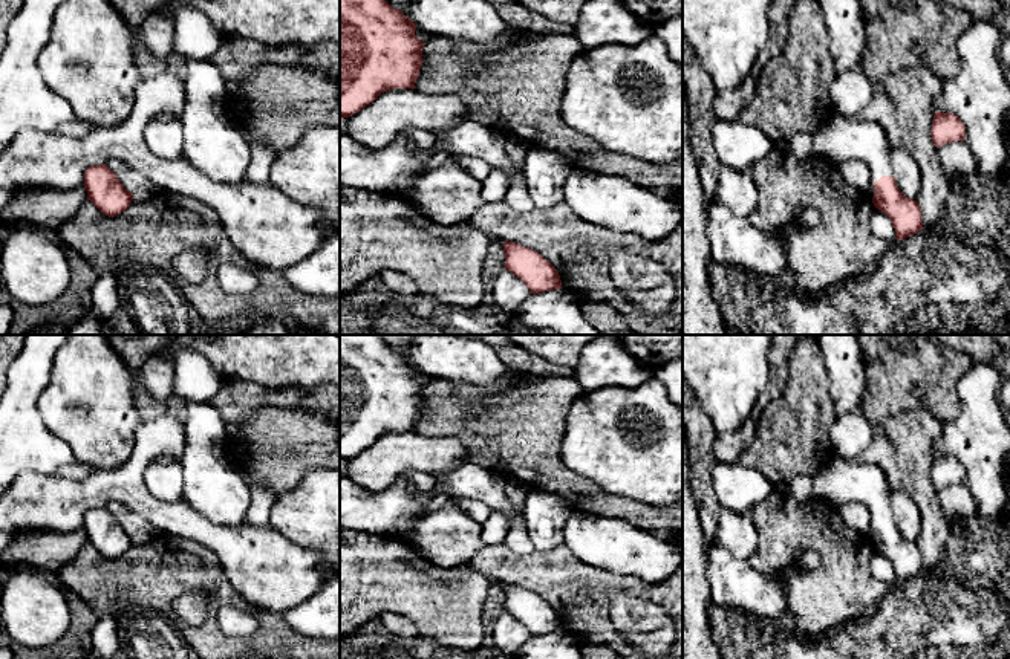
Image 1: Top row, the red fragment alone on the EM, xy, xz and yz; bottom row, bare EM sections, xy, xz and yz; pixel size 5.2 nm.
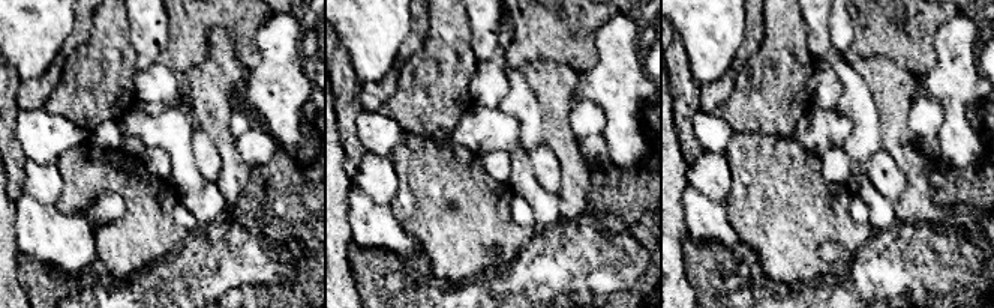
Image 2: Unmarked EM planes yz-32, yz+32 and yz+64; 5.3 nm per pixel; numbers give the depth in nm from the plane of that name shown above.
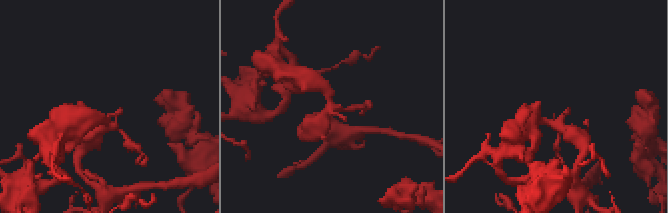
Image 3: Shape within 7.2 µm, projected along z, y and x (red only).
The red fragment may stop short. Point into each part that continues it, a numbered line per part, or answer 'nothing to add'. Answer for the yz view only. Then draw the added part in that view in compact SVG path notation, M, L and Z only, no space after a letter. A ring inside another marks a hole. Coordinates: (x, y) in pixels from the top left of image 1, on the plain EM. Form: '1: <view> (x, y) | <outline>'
1: yz (840, 480) | M834 456L813 479L814 495L837 505L858 502L871 514L868 541L874 540L874 524L881 518L894 518L886 477L872 463L849 462Z

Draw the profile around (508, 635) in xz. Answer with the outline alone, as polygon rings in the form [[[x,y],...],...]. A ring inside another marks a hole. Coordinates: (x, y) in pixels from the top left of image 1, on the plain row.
[[[502,610],[494,621],[488,641],[503,654],[516,656],[529,638],[531,633],[526,627],[507,610]]]

